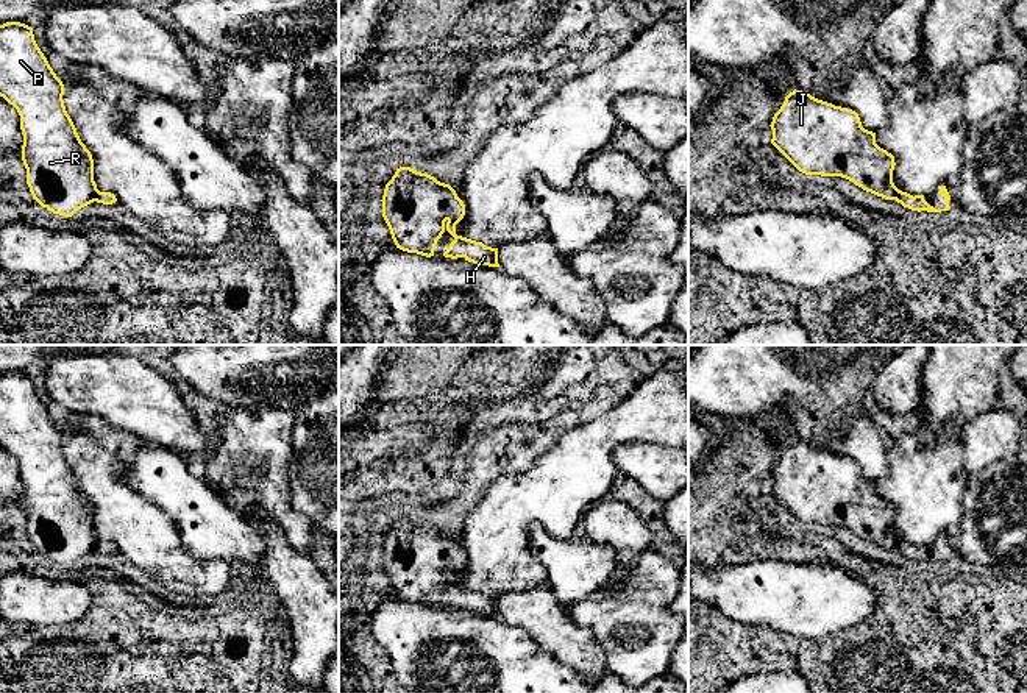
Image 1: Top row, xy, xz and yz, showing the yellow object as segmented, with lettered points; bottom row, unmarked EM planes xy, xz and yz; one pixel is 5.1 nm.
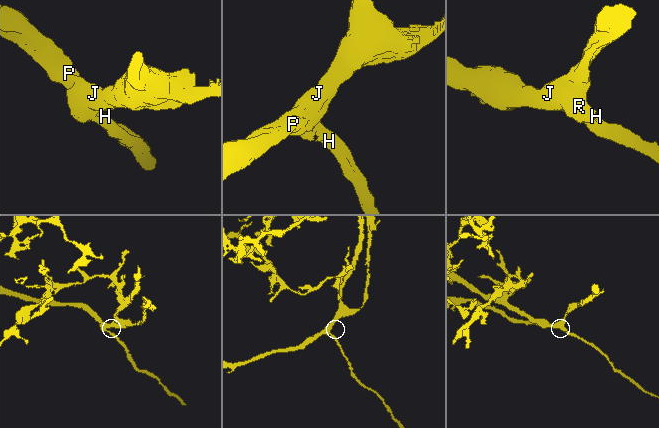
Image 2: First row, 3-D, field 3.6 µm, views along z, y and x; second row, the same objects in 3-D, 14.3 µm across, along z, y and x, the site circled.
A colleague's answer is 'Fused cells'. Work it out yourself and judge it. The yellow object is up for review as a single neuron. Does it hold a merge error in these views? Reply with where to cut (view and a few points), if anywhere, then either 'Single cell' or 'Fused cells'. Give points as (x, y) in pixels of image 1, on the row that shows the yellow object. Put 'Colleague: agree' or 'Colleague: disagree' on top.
Colleague: disagree
No split. Single cell

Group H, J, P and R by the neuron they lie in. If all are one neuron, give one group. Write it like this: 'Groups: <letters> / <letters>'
Groups: H J P R

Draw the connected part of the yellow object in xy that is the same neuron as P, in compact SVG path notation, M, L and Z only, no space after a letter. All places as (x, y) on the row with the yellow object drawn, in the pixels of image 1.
M20 22L0 25L0 97L12 105L20 116L23 134L22 161L27 169L27 184L33 198L64 217L97 201L117 201L111 192L100 192L94 181L94 159L81 142L76 128L64 106L64 84L37 47L33 28Z

